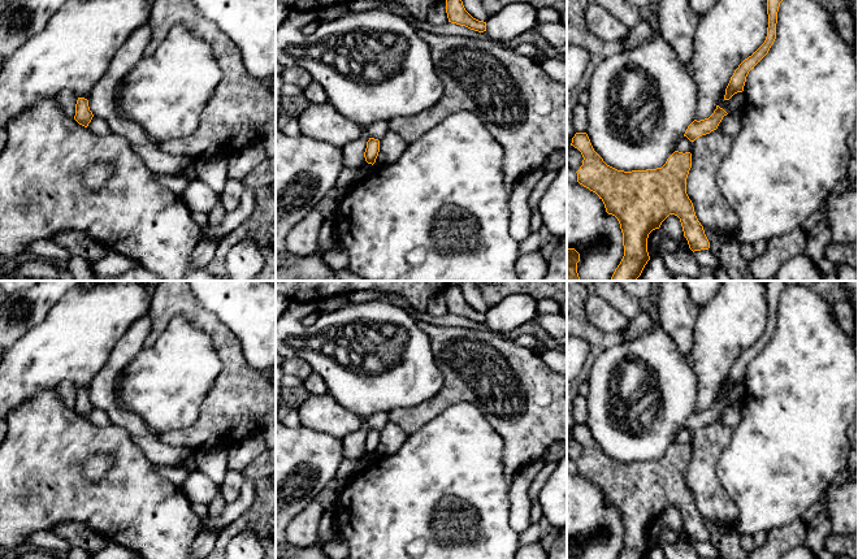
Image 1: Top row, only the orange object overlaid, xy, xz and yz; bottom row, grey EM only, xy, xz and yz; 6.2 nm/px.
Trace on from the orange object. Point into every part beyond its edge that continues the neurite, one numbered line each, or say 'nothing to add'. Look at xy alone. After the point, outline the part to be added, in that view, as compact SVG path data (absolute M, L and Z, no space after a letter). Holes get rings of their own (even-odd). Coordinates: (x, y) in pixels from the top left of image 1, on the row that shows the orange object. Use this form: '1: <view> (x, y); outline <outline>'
nothing to add

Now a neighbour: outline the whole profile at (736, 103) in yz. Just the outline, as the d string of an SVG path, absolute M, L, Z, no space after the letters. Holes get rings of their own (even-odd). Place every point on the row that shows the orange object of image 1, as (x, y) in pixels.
M725 90L720 94L718 105L723 108L728 114L741 112L745 105L745 96L742 92L734 94L729 100L724 99Z

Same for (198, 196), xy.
M191 178L181 196L191 212L209 213L220 202L220 194L196 178Z

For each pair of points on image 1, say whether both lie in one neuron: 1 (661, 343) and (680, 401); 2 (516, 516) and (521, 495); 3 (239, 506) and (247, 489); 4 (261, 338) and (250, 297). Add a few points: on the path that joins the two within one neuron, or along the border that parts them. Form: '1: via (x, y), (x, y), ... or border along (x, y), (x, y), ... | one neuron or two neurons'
1: via (661, 358), (662, 382), (666, 386) | one neuron
2: via (519, 511), (520, 501) | one neuron
3: via (243, 502), (247, 493) | one neuron
4: via (261, 328), (261, 317), (251, 307) | one neuron

